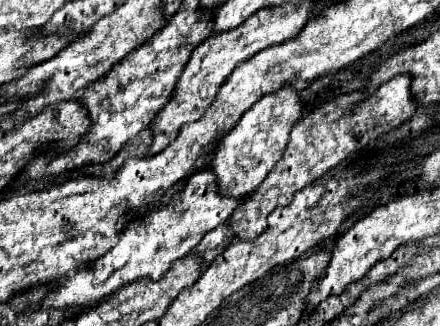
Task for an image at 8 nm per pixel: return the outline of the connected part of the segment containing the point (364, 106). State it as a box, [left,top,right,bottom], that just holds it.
[229,76,417,242]

